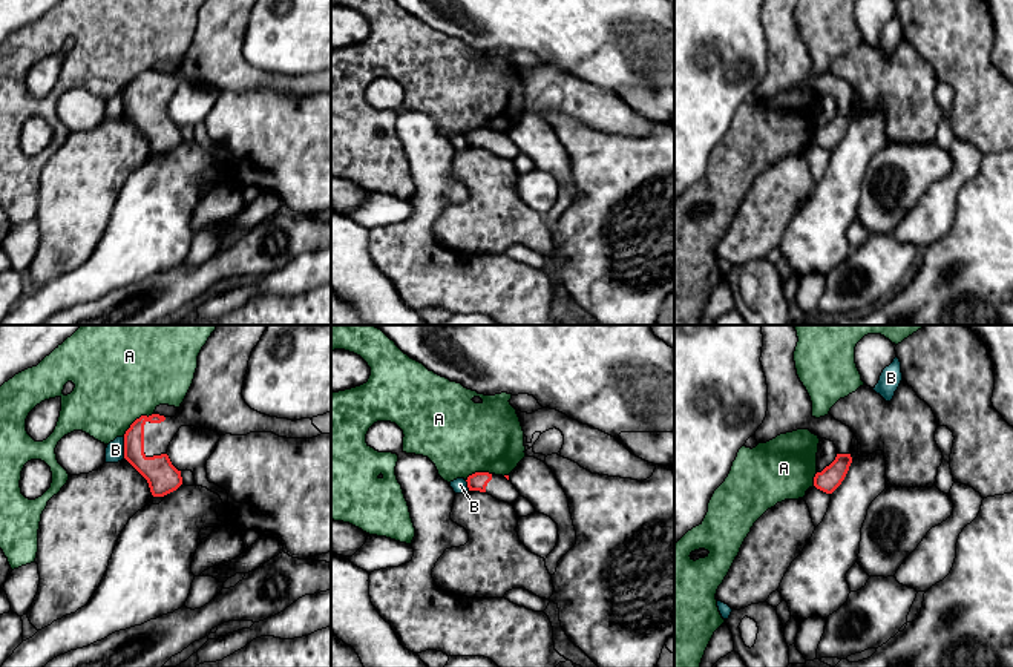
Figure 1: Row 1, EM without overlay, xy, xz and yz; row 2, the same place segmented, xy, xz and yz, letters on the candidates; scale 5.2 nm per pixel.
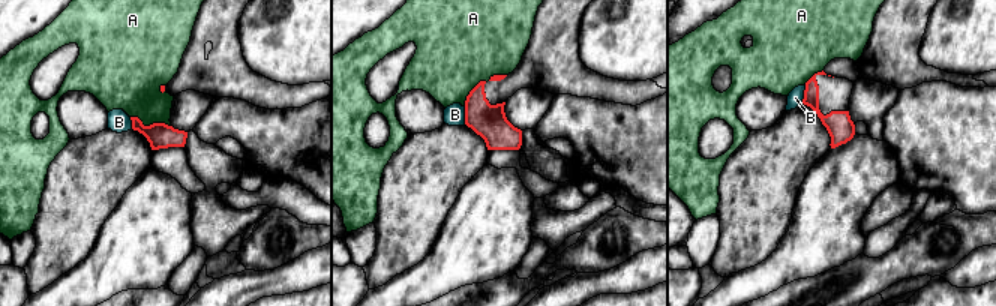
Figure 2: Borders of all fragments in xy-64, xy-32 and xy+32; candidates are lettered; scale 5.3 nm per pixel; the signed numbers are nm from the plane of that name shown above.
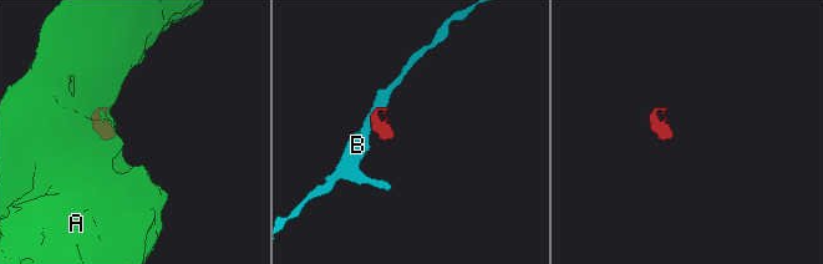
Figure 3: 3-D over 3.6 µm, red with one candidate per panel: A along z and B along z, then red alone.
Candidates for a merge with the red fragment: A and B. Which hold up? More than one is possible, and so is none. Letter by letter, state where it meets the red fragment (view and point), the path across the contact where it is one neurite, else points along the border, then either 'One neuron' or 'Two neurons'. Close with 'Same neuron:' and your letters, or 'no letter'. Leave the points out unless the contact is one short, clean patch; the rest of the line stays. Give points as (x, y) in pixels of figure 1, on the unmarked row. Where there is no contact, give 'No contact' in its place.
A: Touches red at xy (137, 75). Two neurons
B: Touches red at xy (124, 105). Boundary: xy (123, 94), (124, 114). Two neurons
Same neuron: no letter

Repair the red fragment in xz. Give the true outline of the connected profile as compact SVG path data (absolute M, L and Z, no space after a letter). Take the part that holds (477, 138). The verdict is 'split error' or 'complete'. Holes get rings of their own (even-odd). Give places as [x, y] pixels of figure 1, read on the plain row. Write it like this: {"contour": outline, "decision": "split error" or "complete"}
{"contour": "M475 129L467 133L469 147L480 147L492 152L493 155L513 161L520 149L509 136L509 132L495 132L489 129Z", "decision": "split error"}

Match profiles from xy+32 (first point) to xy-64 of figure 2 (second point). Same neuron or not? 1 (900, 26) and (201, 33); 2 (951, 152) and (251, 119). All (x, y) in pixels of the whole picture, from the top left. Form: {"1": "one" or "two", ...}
{"1": "one", "2": "one"}

